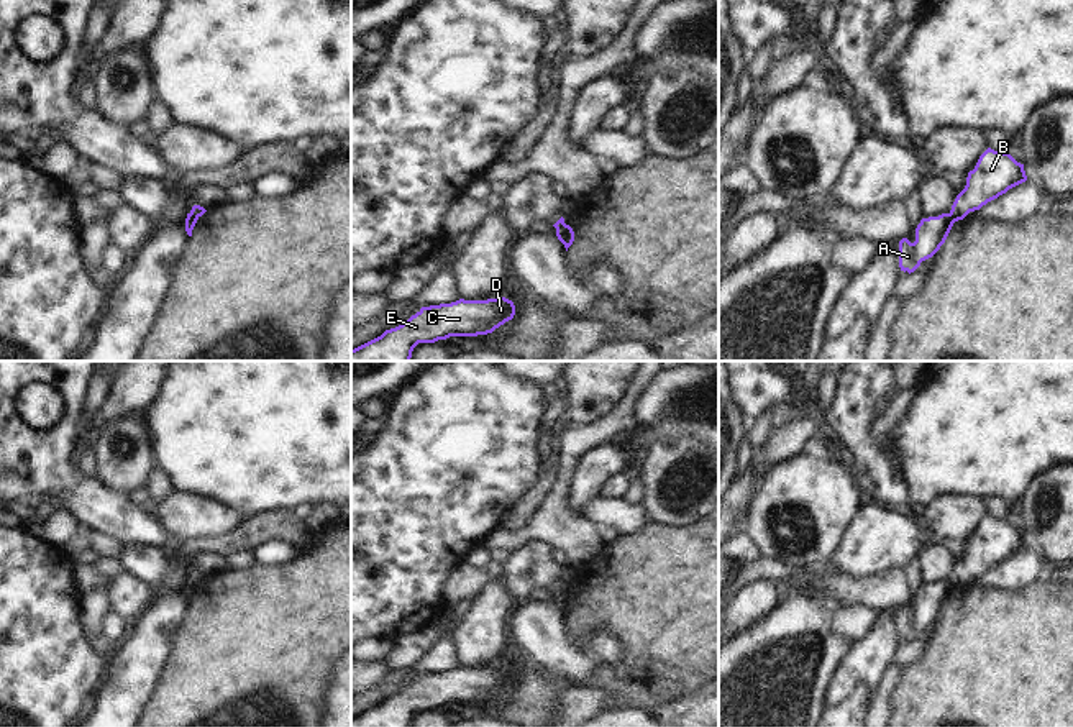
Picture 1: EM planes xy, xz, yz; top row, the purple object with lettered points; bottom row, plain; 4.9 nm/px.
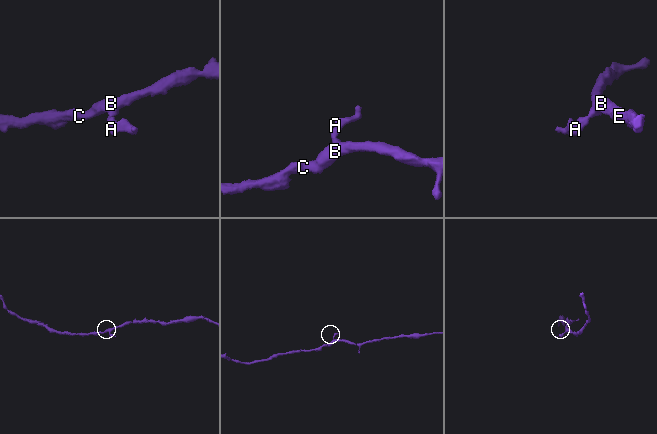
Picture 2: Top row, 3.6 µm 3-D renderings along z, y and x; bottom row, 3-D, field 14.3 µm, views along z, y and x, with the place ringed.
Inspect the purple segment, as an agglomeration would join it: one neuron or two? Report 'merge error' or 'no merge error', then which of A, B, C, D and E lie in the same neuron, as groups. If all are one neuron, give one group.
merge error; A / B C D E

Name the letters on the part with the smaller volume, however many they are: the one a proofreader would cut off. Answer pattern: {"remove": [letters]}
{"remove": ["A"]}

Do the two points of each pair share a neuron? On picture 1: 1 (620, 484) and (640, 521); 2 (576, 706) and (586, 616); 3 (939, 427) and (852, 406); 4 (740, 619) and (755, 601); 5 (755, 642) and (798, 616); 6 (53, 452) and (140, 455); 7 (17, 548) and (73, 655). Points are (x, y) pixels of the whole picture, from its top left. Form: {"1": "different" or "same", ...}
{"1": "different", "2": "different", "3": "different", "4": "same", "5": "same", "6": "different", "7": "same"}

